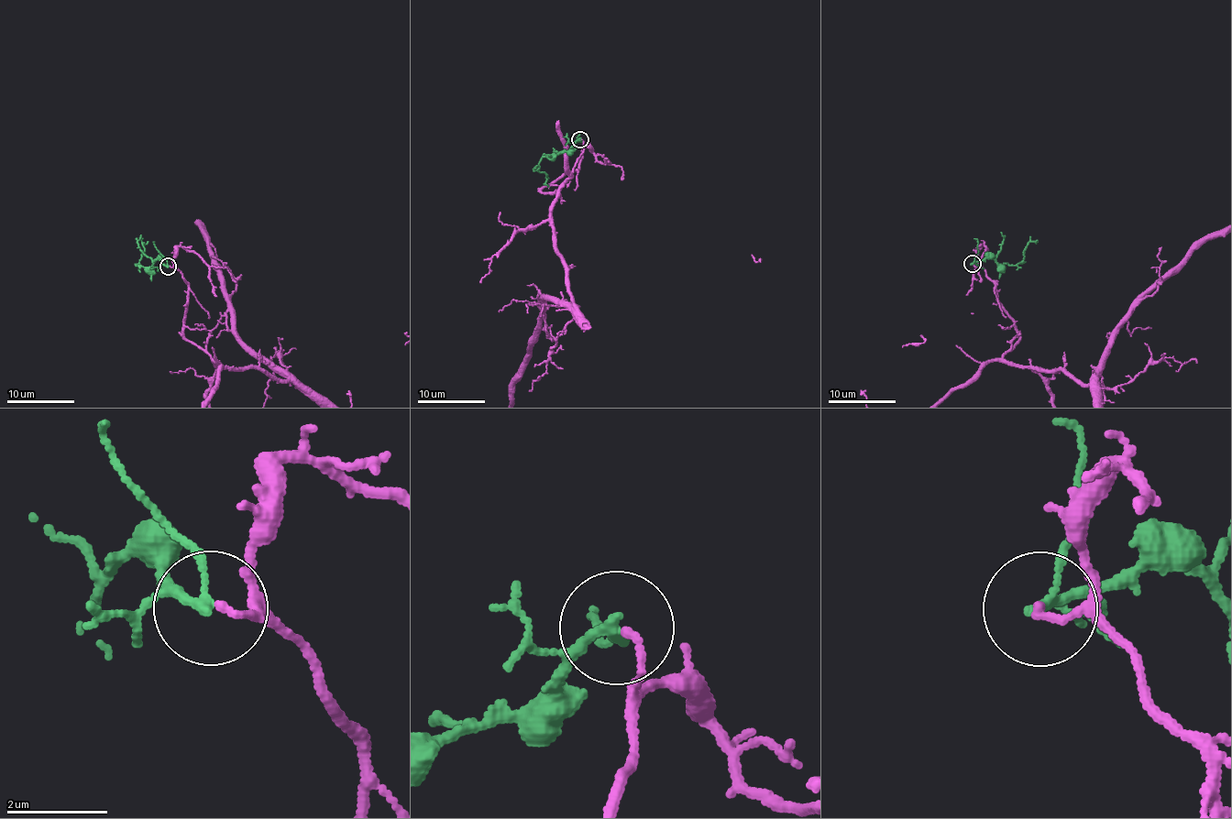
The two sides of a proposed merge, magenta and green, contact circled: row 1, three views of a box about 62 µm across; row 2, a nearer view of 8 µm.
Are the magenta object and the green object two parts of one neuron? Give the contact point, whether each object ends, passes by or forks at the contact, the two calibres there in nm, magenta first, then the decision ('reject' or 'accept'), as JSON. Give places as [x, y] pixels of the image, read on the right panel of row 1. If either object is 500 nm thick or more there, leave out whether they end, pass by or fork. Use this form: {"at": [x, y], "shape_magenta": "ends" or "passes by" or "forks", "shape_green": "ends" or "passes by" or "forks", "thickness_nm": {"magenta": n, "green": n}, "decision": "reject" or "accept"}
{"at": [972, 264], "shape_magenta": "ends", "shape_green": "passes by", "thickness_nm": {"magenta": 130, "green": 160}, "decision": "reject"}

